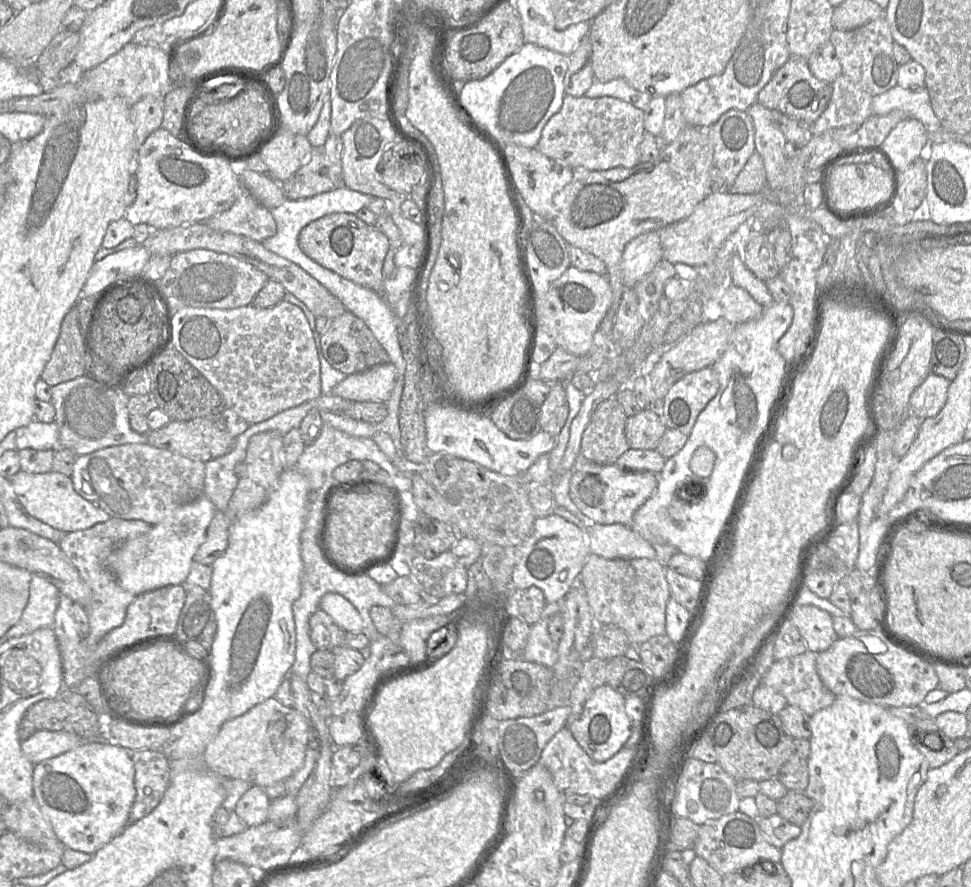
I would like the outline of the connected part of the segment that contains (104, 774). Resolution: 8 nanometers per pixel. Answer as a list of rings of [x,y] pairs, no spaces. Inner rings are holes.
[[[89,742],[34,765],[33,797],[65,847],[93,855],[129,824],[136,794],[133,753],[112,742]]]

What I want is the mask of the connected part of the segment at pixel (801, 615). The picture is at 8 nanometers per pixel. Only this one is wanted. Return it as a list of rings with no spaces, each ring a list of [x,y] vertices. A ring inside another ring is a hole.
[[[796,606],[790,620],[804,639],[807,650],[820,653],[839,637],[833,628],[832,616],[815,606]]]

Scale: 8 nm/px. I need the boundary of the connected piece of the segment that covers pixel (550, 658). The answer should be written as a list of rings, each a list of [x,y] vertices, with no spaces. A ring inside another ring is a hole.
[[[564,598],[555,603],[547,603],[538,622],[530,625],[528,642],[522,652],[525,661],[541,664],[550,669],[556,664],[558,643],[550,638],[548,624],[553,615],[561,613],[563,616],[563,601]]]

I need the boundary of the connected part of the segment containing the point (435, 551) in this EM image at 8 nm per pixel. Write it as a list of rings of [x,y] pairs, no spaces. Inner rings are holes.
[[[419,510],[415,521],[414,549],[427,559],[433,559],[457,544],[451,524],[434,519]]]

